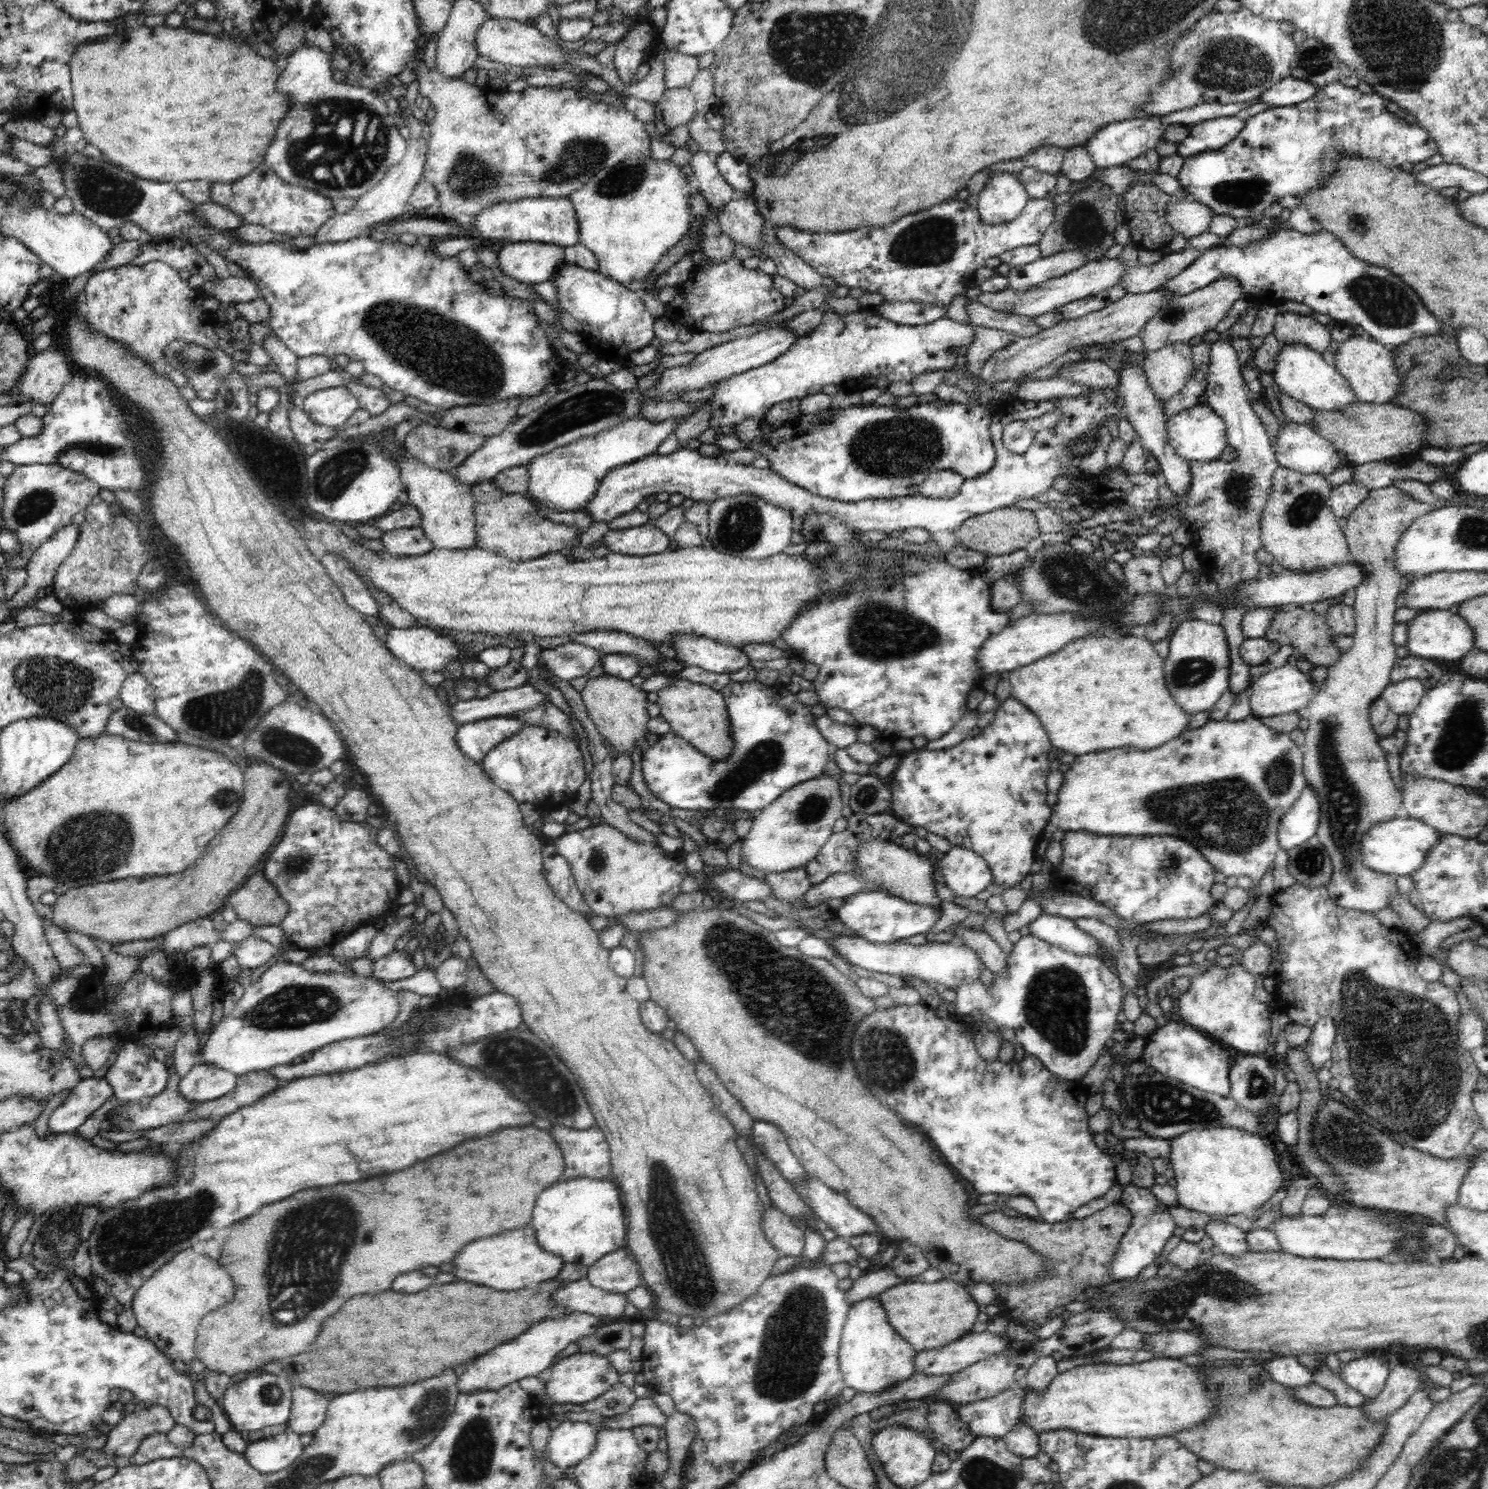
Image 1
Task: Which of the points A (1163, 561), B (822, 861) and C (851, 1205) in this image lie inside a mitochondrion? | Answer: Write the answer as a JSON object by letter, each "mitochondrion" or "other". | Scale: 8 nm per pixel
{"A":"other","B":"other","C":"other"}

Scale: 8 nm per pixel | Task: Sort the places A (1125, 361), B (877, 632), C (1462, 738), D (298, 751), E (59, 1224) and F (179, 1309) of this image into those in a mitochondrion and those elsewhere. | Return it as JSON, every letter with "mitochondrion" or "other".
{"A":"other","B":"mitochondrion","C":"mitochondrion","D":"mitochondrion","E":"mitochondrion","F":"other"}

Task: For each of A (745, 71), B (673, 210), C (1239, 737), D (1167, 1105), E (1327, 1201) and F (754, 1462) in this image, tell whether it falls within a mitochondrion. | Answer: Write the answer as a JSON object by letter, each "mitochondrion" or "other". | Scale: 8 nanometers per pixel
{"A":"other","B":"other","C":"other","D":"mitochondrion","E":"other","F":"other"}

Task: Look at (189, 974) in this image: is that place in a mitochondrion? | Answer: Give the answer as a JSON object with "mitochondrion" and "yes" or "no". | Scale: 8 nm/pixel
{"mitochondrion":"no"}

